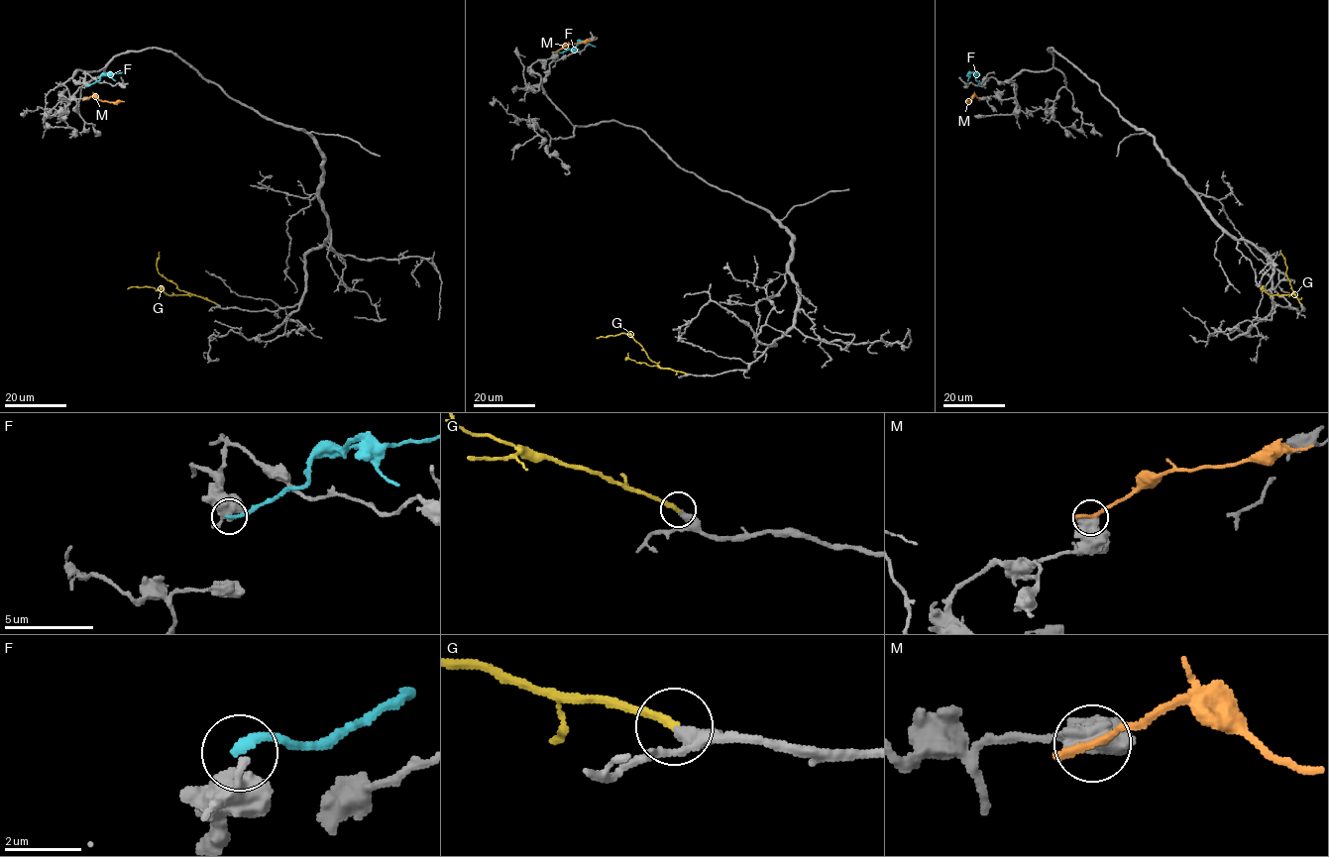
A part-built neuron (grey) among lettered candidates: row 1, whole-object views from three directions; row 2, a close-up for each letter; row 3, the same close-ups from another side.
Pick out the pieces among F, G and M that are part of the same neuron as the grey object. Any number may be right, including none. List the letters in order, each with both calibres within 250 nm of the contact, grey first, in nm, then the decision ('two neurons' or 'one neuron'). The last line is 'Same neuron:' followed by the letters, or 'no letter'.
F: 260 nm thick on the grey side, 240 nm on the other; two neurons
G: 400 nm thick on the grey side, 240 nm on the other; one neuron
M: 700 nm thick on the grey side, 260 nm on the other; two neurons
Same neuron: G

